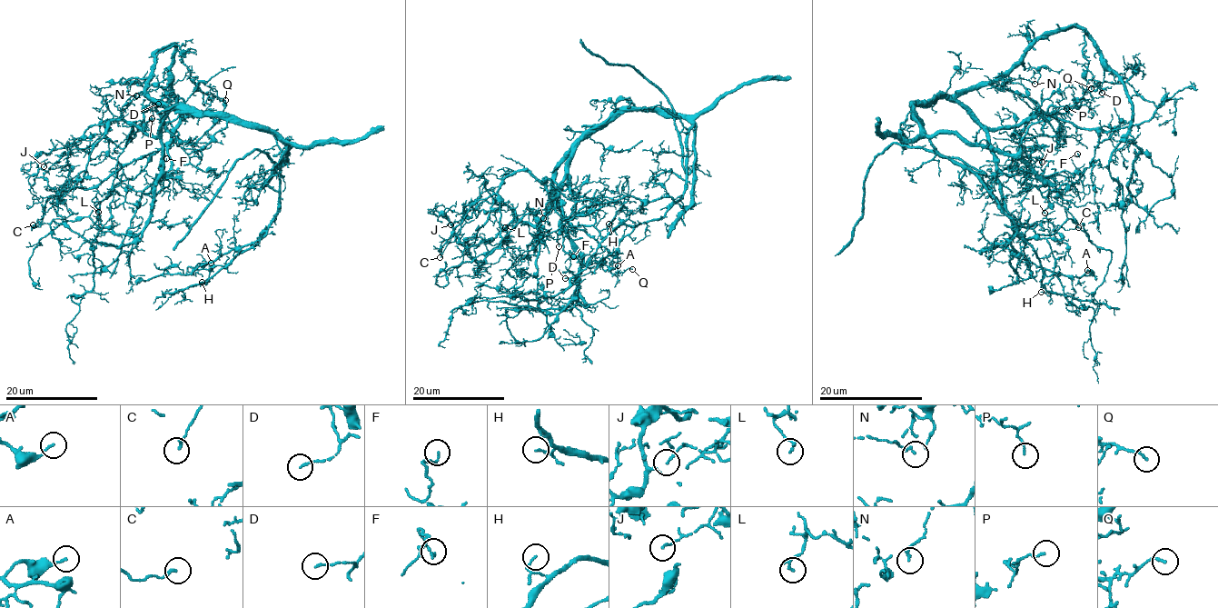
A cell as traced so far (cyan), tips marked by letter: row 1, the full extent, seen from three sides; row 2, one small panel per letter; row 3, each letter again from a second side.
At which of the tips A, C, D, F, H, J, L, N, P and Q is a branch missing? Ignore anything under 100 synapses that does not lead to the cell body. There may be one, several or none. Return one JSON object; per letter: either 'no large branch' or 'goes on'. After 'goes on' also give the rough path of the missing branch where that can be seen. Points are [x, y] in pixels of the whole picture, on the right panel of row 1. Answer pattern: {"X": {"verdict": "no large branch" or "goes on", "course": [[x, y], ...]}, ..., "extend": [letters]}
{"A": {"verdict": "no large branch"}, "C": {"verdict": "no large branch"}, "D": {"verdict": "no large branch"}, "F": {"verdict": "no large branch"}, "H": {"verdict": "no large branch"}, "J": {"verdict": "no large branch"}, "L": {"verdict": "no large branch"}, "N": {"verdict": "no large branch"}, "P": {"verdict": "no large branch"}, "Q": {"verdict": "no large branch"}, "extend": []}

